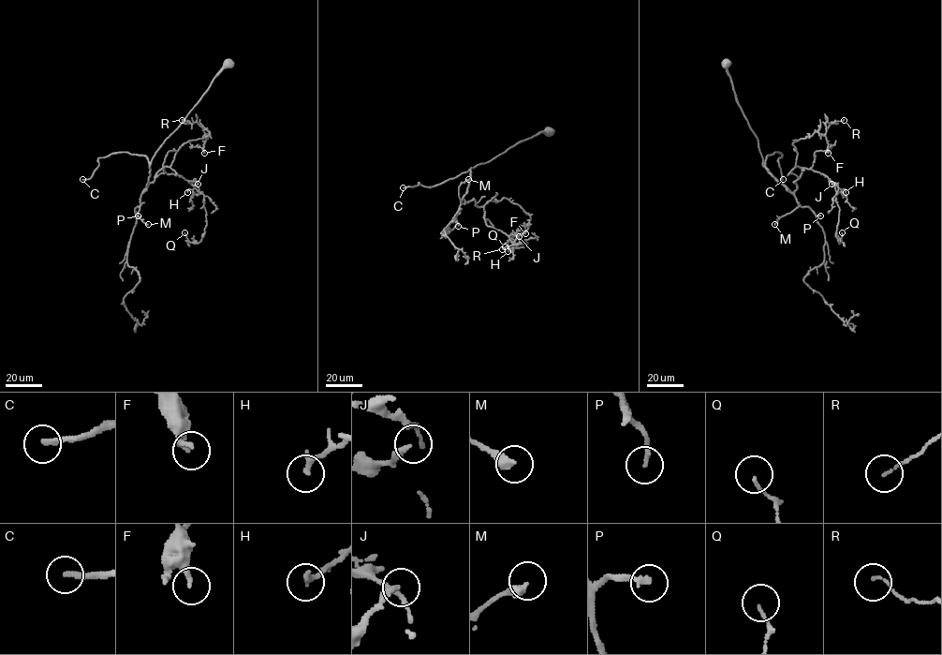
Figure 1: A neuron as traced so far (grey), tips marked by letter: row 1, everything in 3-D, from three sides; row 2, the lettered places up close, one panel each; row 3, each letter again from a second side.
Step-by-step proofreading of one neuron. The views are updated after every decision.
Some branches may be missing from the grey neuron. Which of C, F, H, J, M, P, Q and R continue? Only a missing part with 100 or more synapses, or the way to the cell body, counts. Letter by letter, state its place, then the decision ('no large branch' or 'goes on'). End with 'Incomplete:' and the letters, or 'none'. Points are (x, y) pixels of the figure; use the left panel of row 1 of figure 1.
C: place (82, 179); goes on
F: place (204, 153); no large branch
H: place (187, 192); no large branch
J: place (198, 184); goes on
M: place (148, 224); goes on
P: place (138, 215); goes on
Q: place (184, 232); no large branch
R: place (182, 120); no large branch
Incomplete: C, J, M, P

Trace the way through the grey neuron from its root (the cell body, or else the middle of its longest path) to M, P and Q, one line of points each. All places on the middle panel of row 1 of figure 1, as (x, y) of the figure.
M: (548, 131), (539, 132), (489, 161), (471, 168), (467, 192), (461, 203), (458, 186), (468, 179)
P: (548, 131), (539, 132), (489, 161), (471, 168), (467, 192), (455, 215), (458, 226)
Q: (548, 131), (470, 170), (463, 200), (482, 207), (485, 223), (511, 242), (527, 243), (505, 246)

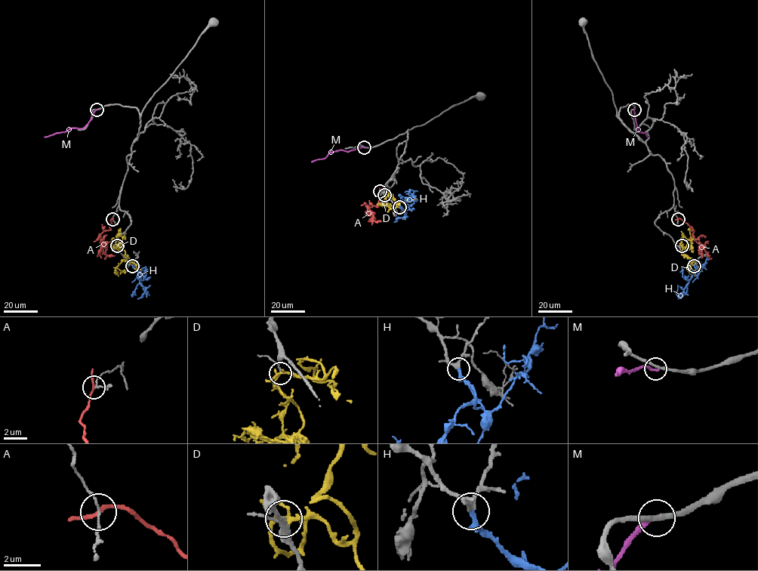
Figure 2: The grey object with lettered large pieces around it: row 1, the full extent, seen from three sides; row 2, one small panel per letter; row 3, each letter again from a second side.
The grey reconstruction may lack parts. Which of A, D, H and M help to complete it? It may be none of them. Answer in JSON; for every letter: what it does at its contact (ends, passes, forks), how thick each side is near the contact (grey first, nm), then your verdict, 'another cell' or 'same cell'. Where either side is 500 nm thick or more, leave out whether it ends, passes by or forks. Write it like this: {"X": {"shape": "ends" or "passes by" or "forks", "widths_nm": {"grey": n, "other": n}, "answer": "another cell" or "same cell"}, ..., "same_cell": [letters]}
{"A": {"shape": "passes by", "widths_nm": {"grey": 100, "other": 180}, "answer": "another cell"}, "D": {"shape": "forks", "widths_nm": {"grey": 100, "other": 200}, "answer": "another cell"}, "H": {"shape": "ends", "widths_nm": {"grey": 190, "other": 240}, "answer": "same cell"}, "M": {"shape": "ends", "widths_nm": {"grey": 260, "other": 260}, "answer": "another cell"}, "same_cell": ["H"]}

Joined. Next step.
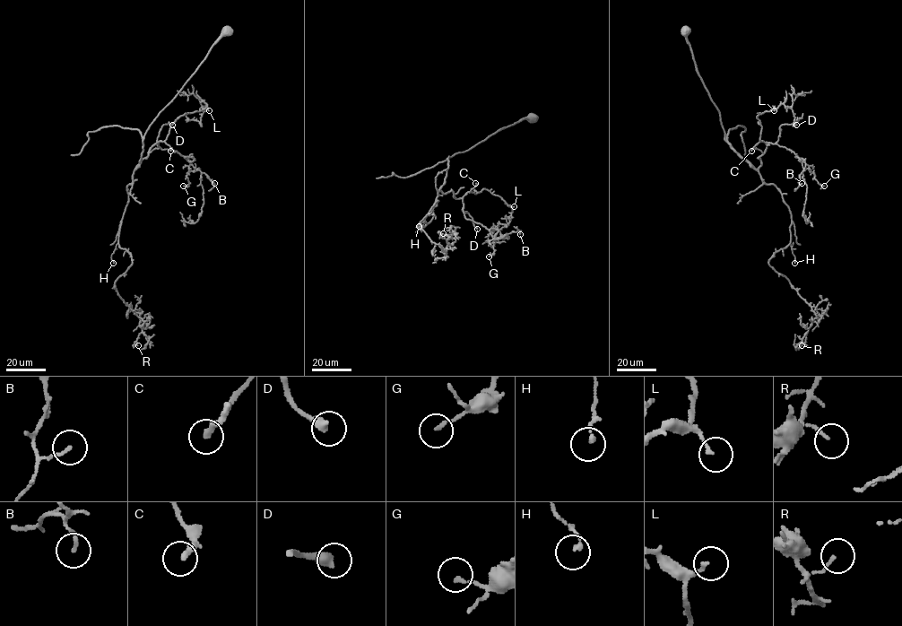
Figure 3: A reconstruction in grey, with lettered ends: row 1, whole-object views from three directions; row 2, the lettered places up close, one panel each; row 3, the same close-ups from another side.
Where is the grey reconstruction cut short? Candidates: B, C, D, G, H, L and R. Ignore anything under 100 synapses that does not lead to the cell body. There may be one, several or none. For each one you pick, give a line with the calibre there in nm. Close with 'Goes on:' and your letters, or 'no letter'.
D: 420 nm thick
Goes on: D

